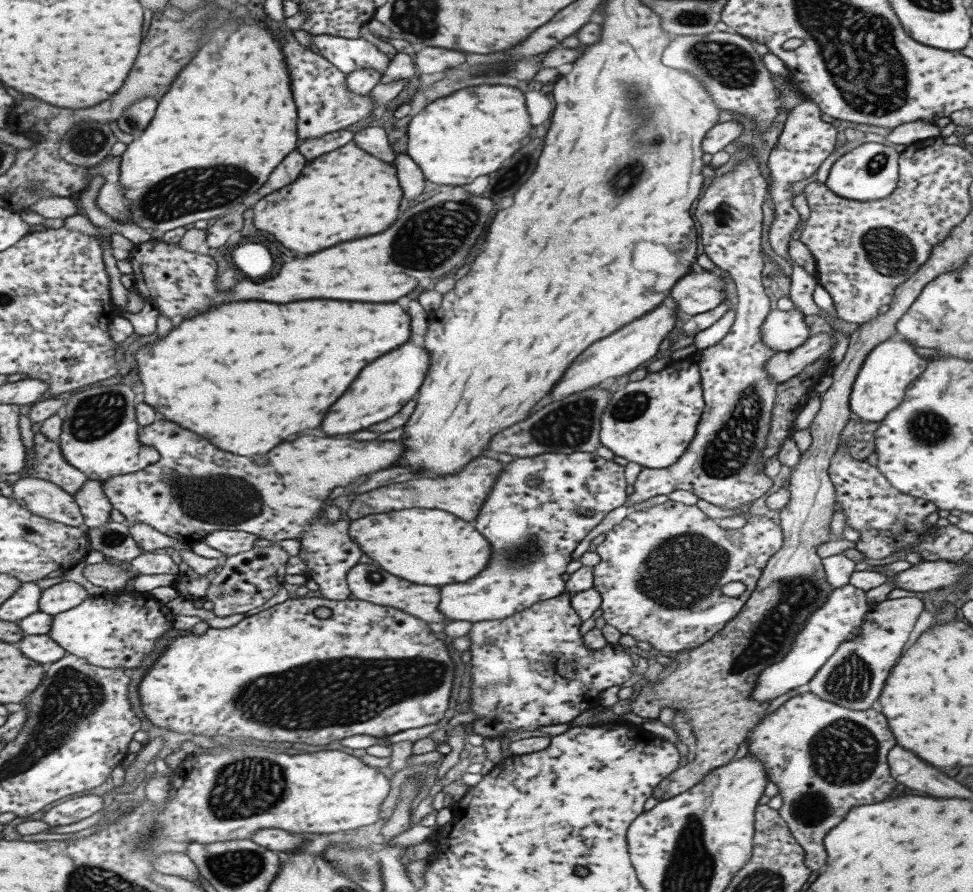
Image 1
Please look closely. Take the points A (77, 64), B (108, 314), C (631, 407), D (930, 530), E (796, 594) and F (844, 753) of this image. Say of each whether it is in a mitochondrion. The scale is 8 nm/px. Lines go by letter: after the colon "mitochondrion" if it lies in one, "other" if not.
A: other
B: other
C: mitochondrion
D: other
E: mitochondrion
F: mitochondrion

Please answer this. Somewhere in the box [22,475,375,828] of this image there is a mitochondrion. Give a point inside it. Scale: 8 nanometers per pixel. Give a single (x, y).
(250, 785)

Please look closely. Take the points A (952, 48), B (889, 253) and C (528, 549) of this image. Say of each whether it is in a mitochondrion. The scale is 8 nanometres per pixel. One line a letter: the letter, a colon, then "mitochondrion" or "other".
A: other
B: mitochondrion
C: mitochondrion

